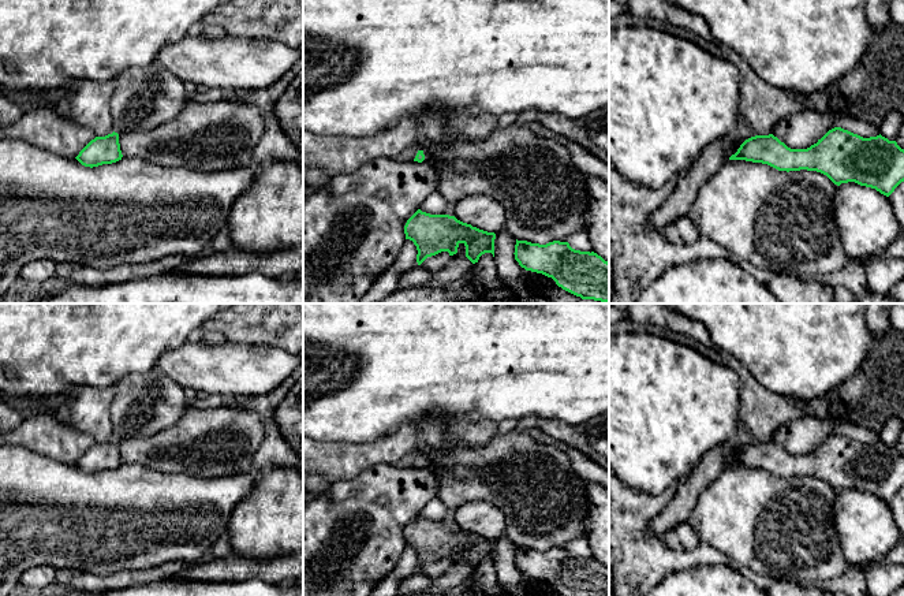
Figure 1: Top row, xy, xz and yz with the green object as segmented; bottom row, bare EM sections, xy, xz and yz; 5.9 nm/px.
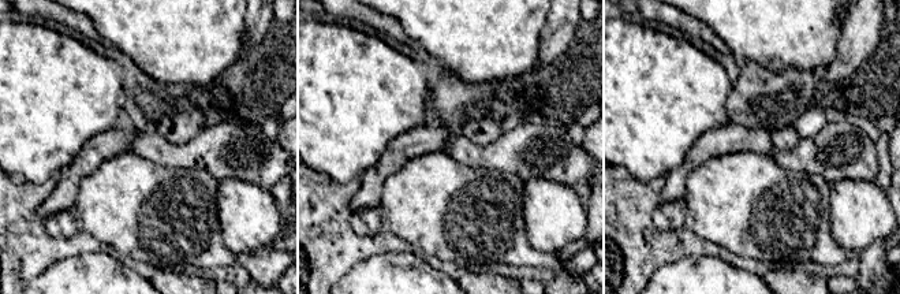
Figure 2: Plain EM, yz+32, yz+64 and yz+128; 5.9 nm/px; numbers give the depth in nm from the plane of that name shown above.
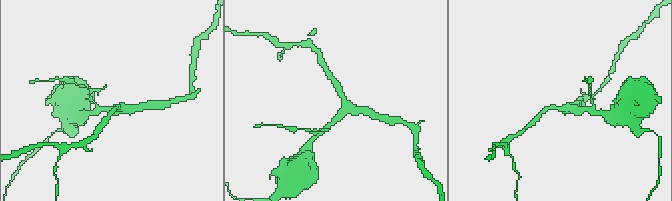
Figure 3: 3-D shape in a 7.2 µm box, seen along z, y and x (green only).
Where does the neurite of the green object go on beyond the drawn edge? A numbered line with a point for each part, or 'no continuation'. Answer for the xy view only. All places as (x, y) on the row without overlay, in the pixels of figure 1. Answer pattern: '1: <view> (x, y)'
1: xy (145, 403)

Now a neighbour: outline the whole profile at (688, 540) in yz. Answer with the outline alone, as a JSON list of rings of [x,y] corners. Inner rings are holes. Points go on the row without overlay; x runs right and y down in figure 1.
[[[688,522],[680,524],[673,529],[680,540],[681,550],[690,551],[701,544],[701,540],[696,537]]]

